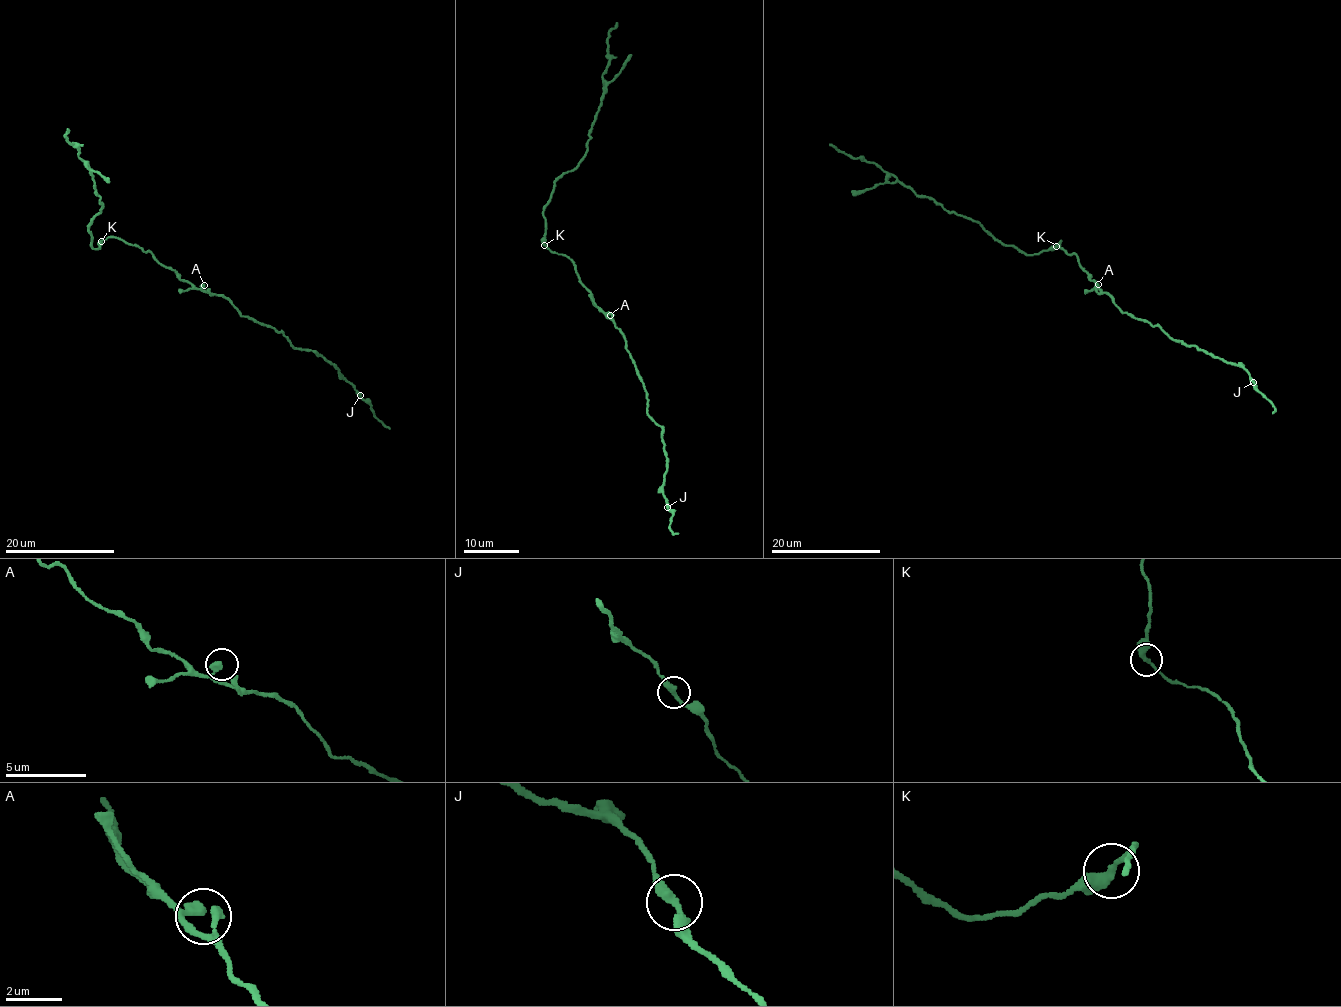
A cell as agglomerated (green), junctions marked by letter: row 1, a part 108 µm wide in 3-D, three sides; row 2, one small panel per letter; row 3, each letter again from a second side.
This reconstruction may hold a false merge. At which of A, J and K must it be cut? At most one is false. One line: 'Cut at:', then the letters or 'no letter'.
Cut at: no letter

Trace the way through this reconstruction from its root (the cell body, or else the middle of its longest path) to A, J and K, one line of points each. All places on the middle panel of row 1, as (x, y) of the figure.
A: (585, 287), (595, 305), (610, 315)
J: (585, 287), (623, 334), (647, 393), (648, 413), (662, 429), (667, 468), (662, 492), (668, 507)
K: (585, 287), (570, 259), (553, 253), (544, 245)

